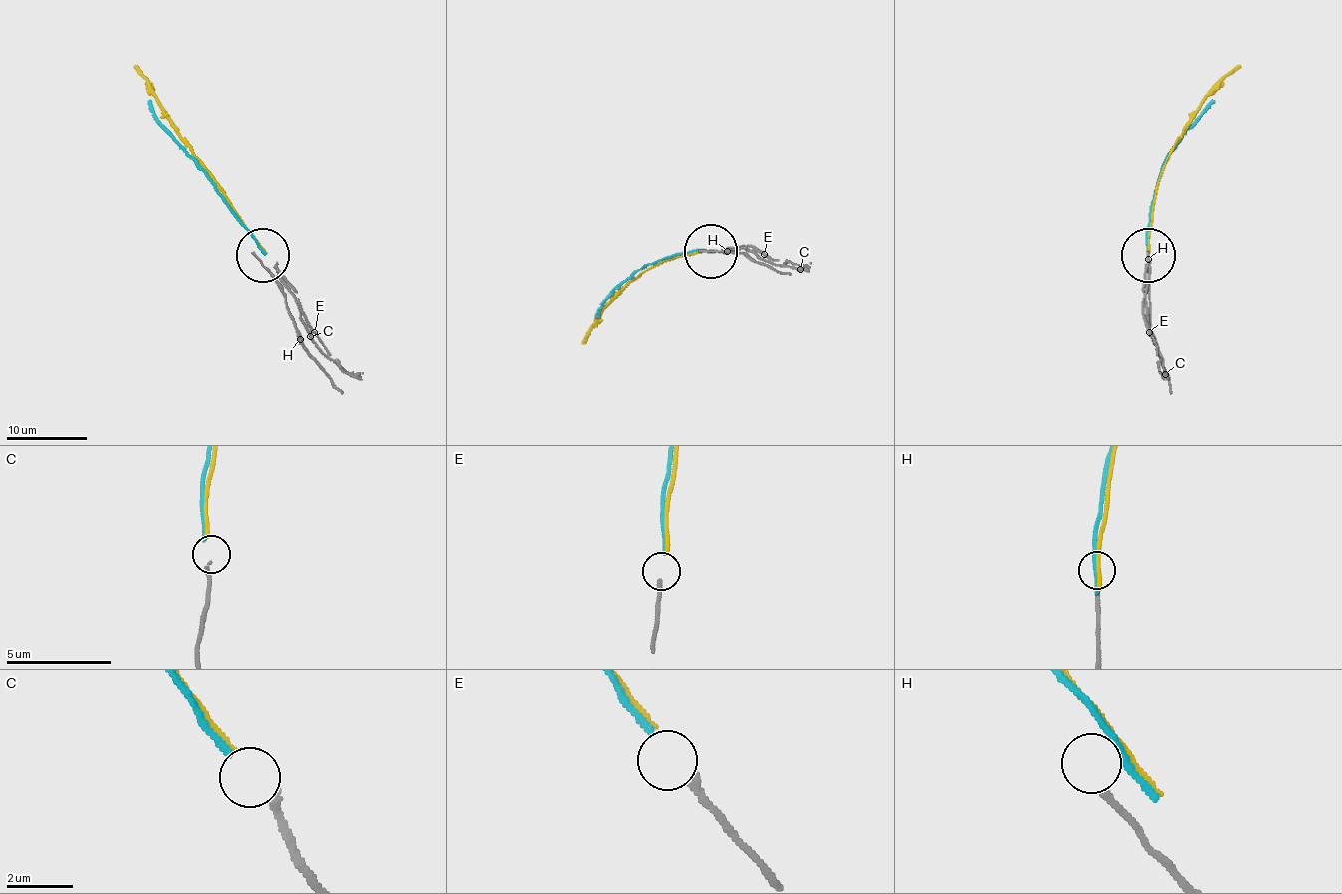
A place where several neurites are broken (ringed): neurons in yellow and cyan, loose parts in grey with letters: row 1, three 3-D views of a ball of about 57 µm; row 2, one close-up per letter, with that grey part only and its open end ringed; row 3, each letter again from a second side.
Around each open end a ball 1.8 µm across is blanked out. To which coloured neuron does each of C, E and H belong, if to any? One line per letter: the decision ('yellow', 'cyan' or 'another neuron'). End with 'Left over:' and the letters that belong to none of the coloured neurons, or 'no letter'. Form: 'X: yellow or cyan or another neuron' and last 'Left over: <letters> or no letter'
C: yellow
E: cyan
H: another neuron
Left over: H

